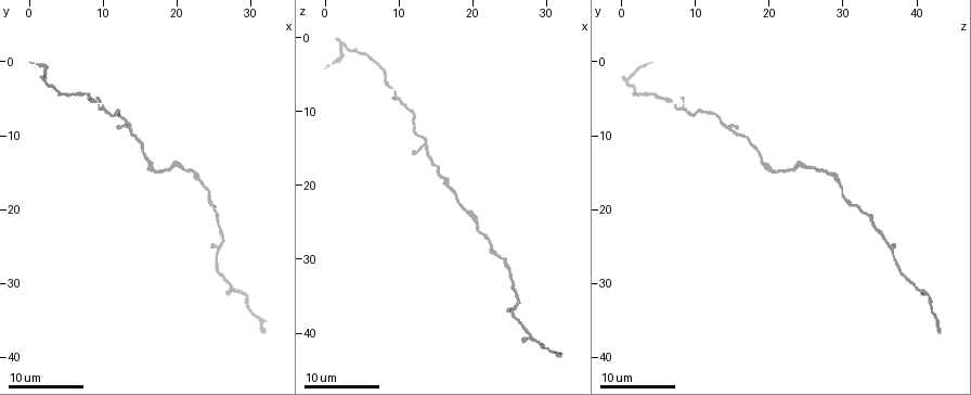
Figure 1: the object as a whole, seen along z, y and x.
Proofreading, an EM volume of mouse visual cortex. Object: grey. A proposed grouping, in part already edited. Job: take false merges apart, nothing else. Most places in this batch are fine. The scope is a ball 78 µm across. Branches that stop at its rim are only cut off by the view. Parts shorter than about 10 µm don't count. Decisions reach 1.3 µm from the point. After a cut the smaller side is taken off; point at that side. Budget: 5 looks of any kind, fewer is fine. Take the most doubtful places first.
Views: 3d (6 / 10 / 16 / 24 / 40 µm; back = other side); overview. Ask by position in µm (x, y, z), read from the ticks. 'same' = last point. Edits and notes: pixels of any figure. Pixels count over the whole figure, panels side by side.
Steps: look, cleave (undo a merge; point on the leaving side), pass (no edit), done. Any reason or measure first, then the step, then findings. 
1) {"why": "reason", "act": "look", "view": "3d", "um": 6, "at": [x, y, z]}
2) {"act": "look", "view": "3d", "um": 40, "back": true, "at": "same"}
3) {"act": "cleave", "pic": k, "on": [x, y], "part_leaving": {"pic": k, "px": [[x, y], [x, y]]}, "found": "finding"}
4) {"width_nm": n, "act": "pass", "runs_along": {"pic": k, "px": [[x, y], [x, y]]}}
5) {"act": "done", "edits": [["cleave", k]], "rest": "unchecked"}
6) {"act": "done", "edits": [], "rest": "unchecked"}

{"why": "narrows sharply", "act": "look", "view": "3d", "um": 10, "at": [25.5, 26.0, 37.0]}

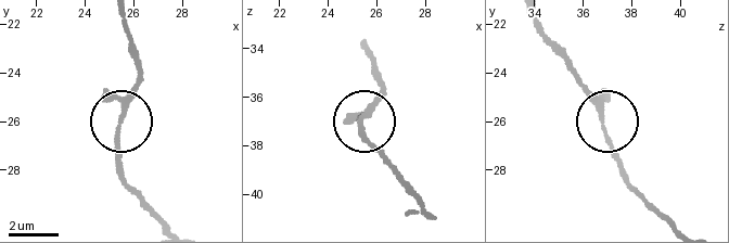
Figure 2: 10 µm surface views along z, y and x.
{"act": "pass", "runs_along": {"pic": 2, "px": [[360, 40], [379, 92], [360, 120], [360, 138]]}, "found": "one neuron here"}

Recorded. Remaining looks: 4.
{"act": "look", "view": "3d", "um": 16, "at": [23.5, 16.5, 29.5]}

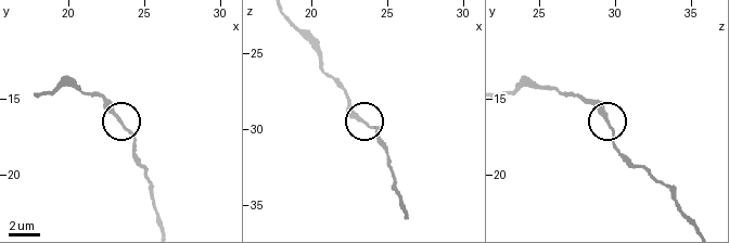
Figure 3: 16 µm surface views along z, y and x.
{"width_nm": 220, "act": "pass", "found": "continuous, no second neuron"}

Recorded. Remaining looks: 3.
{"why": "thin neck", "act": "look", "view": "3d", "um": 6, "at": [11.0, 7.5, 9.5]}

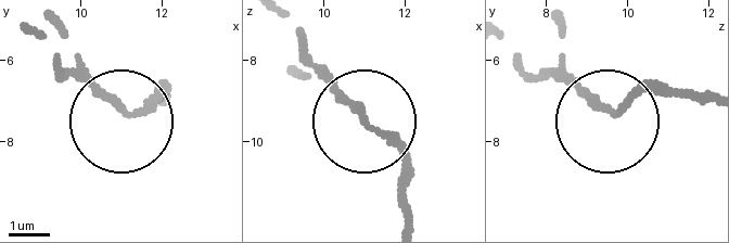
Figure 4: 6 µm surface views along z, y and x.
{"act": "pass", "found": "continuous, no second neuron"}

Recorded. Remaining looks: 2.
{"act": "done", "edits": [], "rest": "unchecked"}

